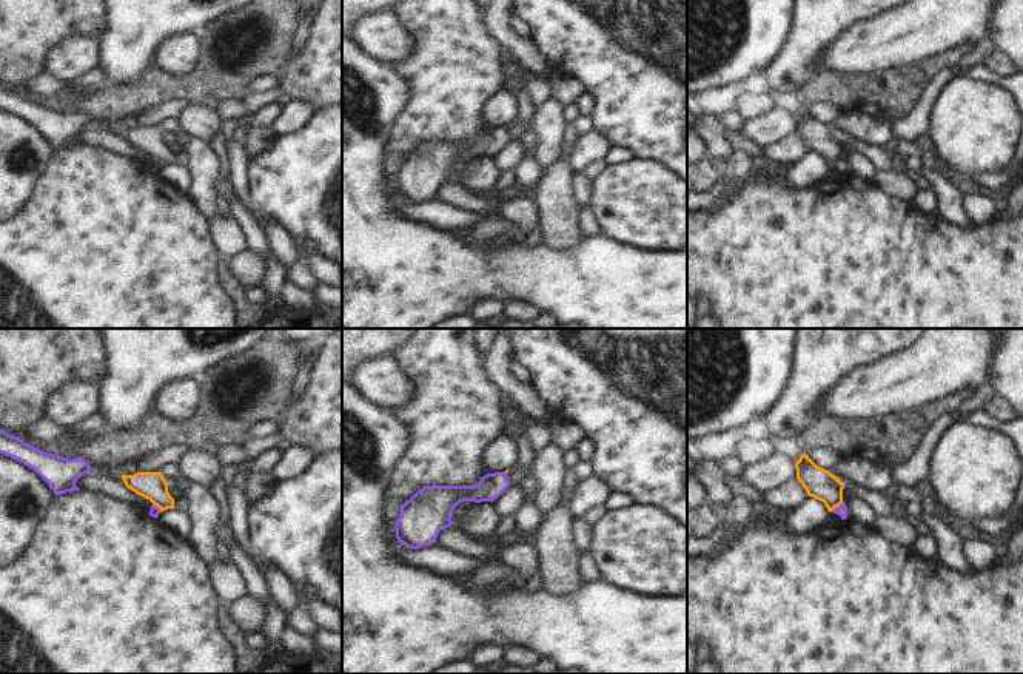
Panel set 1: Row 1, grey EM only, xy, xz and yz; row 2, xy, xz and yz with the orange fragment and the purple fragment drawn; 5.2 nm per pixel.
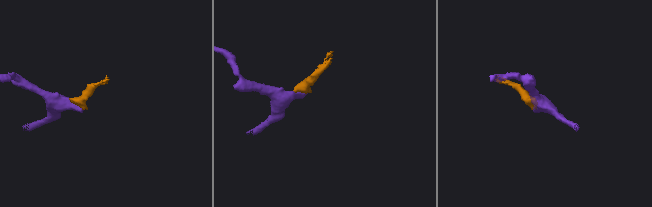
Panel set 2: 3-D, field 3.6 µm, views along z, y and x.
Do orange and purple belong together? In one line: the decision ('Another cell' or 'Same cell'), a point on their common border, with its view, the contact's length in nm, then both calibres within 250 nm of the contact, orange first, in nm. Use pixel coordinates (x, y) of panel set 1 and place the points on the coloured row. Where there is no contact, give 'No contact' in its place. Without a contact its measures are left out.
Another cell. Touches orange at yz (837, 506). Shared border 90 nm. Thickness 160 nm (orange) against 60 nm.

